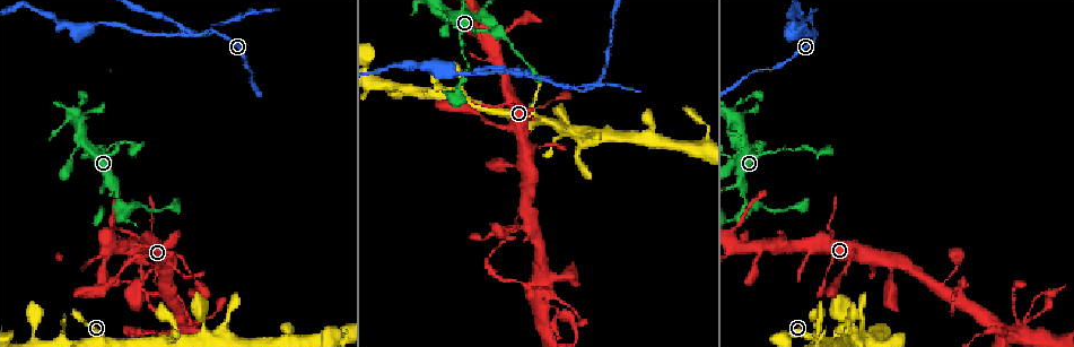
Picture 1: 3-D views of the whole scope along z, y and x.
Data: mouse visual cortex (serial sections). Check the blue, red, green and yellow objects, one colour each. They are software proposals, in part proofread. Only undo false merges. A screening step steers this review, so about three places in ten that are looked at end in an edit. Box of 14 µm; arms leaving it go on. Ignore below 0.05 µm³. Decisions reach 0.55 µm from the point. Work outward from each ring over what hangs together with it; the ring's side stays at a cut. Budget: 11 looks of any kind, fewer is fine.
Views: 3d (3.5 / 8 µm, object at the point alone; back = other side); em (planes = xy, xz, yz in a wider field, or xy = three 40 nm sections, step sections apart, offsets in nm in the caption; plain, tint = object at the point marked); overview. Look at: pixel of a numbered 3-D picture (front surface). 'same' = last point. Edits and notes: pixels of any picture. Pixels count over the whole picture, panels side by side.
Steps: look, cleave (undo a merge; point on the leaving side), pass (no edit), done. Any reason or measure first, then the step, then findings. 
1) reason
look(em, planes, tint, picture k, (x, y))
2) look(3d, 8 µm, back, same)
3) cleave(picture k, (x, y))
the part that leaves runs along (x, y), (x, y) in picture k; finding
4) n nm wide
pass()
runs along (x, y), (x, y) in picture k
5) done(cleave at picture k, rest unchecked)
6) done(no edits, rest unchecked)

three-way junction
look(3d, 3.5 µm, picture 1, (159, 296))

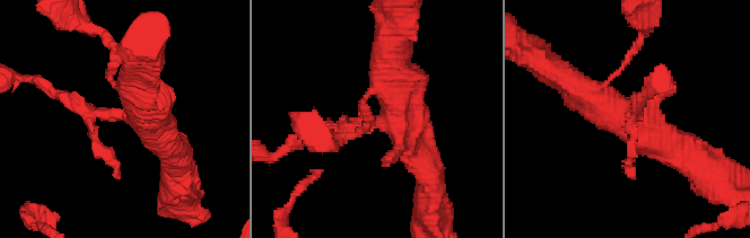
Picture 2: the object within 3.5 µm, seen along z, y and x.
look(em, xy, step 3, tint, picture 2, (377, 126))

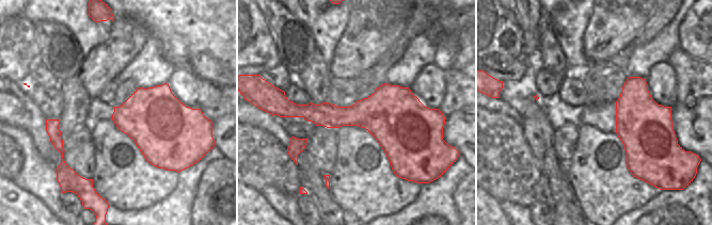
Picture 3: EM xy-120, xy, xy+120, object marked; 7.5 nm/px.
420 nm wide
pass()
runs along (397, 76), (400, 116), (306, 139) in picture 2; one cell here

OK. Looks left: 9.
sudden change in width
look(3d, 3.5 µm, picture 1, (1011, 334))

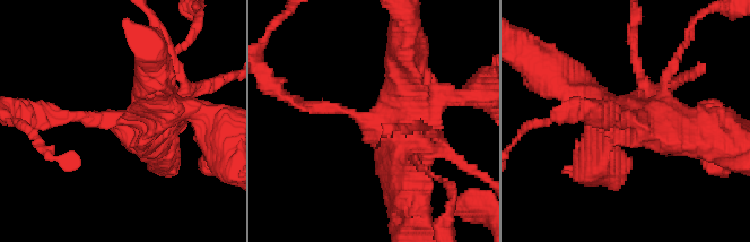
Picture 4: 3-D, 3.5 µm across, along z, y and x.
arms of 150, 450 nm; need the tissue
look(em, xy, step 2, tint, picture 4, (624, 119))

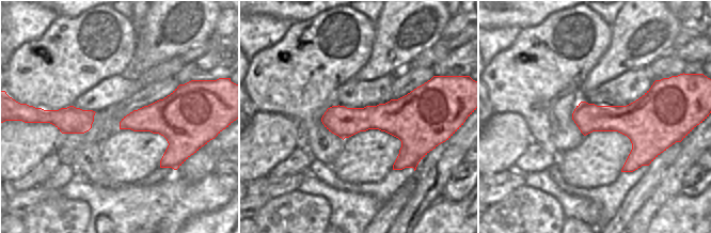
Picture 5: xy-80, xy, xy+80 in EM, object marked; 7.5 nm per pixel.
pass()
continuous, no second cell

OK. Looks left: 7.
a narrow waist
look(3d, 3.5 µm, back, picture 1, (650, 132))

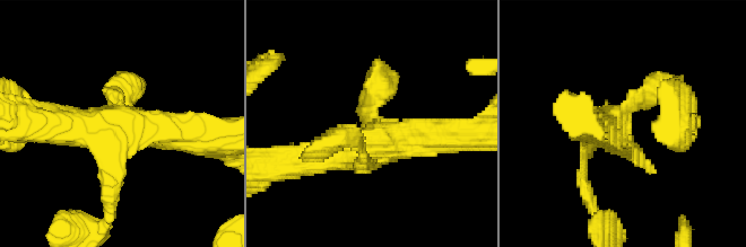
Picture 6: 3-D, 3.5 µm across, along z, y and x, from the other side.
now the EM
look(em, xy, step 2, tint, picture 6, (633, 103))

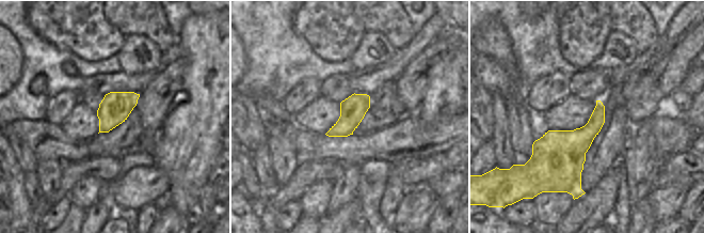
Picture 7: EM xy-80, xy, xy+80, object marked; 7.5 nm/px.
pass()
runs along (431, 140), (389, 143), (372, 120), (375, 62) in picture 6; continuous, no second cell

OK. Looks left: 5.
a narrow waist
look(3d, 3.5 µm, back, picture 1, (700, 119))

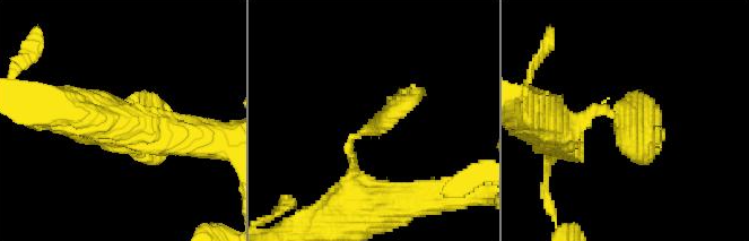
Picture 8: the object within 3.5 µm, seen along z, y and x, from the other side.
need the tissue
look(em, xy, step 1, tint, picture 8, (621, 123))

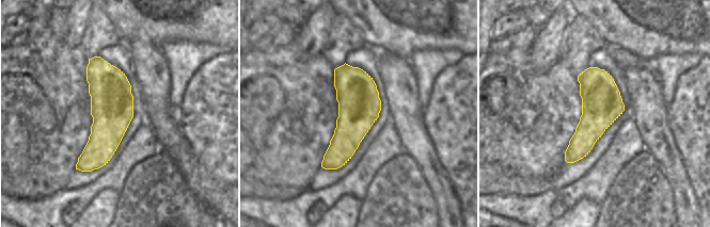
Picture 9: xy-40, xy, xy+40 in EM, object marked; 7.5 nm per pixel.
cut it another way
look(em, planes, tint, same)

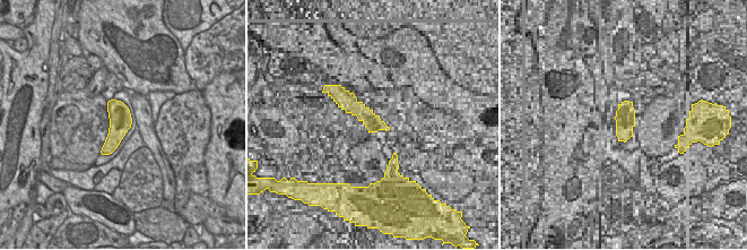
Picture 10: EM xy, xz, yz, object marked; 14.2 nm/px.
pass()
runs along (353, 179), (349, 140), (426, 94) in picture 8; one cell here

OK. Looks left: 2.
done(no edits, rest unchecked)

